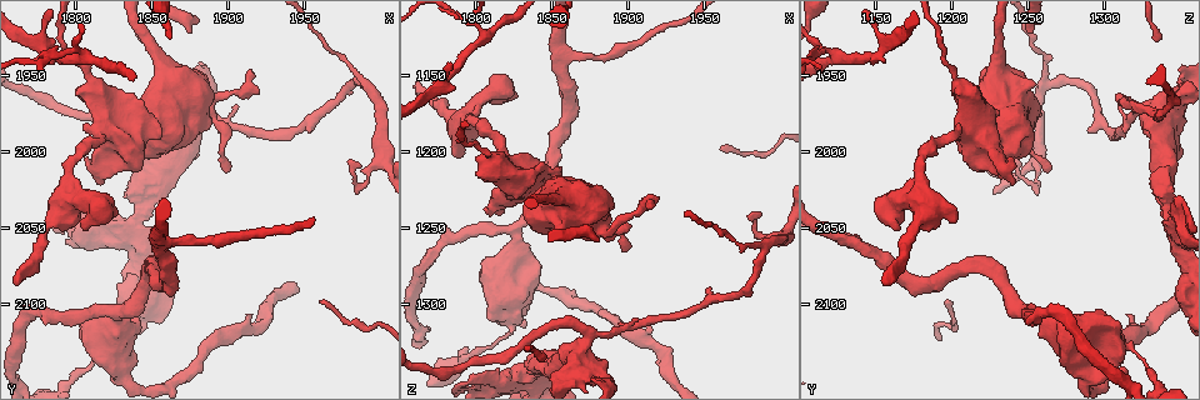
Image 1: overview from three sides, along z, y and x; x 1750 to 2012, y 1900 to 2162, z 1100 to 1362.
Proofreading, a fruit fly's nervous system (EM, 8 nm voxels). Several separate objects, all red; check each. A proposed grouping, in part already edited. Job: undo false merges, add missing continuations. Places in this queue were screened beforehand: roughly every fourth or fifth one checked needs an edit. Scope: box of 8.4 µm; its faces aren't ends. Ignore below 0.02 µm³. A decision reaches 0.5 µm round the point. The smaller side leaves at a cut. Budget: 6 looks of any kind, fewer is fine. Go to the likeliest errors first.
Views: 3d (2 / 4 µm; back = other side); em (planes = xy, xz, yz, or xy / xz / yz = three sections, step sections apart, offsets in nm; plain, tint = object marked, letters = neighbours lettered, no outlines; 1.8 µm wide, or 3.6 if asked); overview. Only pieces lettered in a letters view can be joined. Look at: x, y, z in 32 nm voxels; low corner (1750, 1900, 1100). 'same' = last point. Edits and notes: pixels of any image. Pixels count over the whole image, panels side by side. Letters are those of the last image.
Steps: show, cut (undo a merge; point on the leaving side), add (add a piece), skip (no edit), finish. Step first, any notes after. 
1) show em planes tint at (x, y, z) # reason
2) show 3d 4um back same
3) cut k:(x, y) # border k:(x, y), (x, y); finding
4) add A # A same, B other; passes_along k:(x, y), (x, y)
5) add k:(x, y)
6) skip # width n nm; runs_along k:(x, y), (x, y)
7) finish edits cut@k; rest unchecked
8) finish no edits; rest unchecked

show em planes tint at (1866, 1964, 1236) # abrupt turn

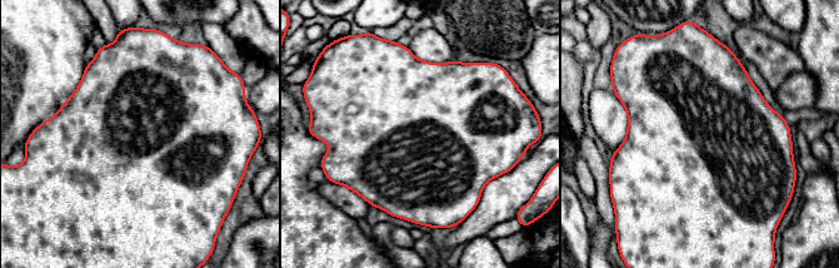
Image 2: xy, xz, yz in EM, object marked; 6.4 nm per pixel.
show em planes letters same # see the neighbours

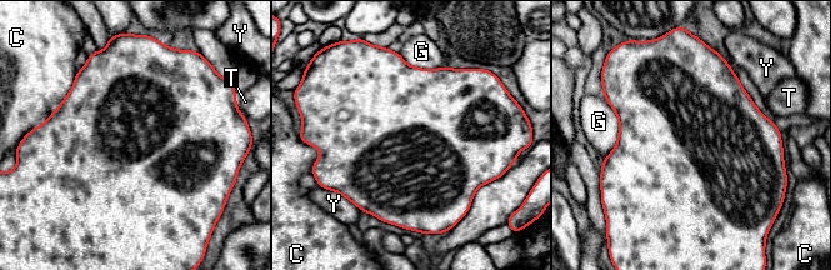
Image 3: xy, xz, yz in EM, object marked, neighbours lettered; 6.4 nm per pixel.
skip # C other, G other, T other, Y other; border 3:(399, 54), (416, 66), (445, 65); one neuron here

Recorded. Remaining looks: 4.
show 3d 2um at (1832, 2052, 1346) # thick turns thin

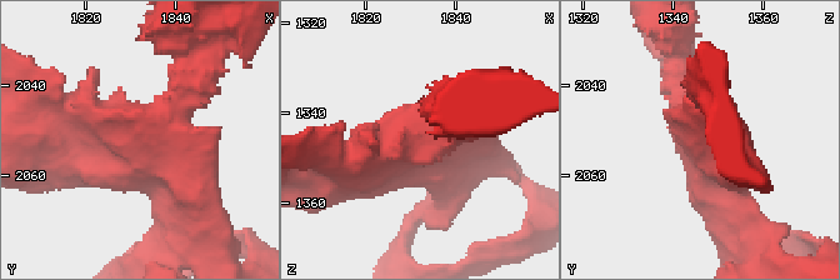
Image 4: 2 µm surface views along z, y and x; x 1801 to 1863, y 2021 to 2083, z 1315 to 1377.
show em 3.6um yz step 16 tint at (1833, 2051, 1347) # need the tissue

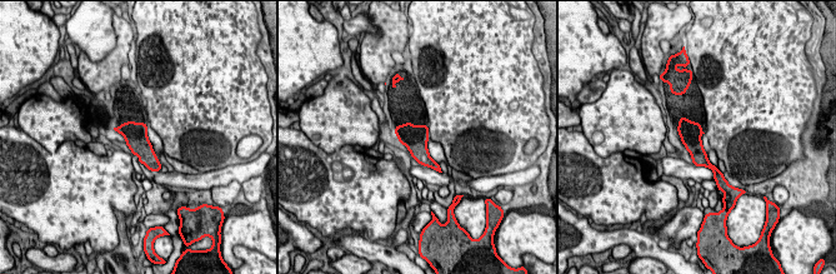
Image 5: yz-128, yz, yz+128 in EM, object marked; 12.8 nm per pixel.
show em 3.6um planes letters same

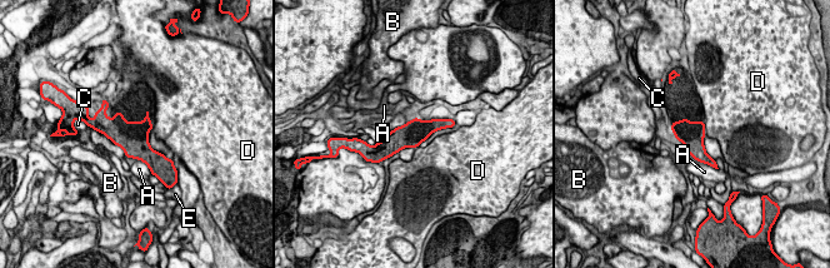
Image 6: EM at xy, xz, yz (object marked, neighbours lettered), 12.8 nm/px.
skip # A other, B other, C other, D other, E other; runs_along 6:(446, 123), (380, 148); all the same neuron

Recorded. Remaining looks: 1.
finish no edits; rest unchecked

